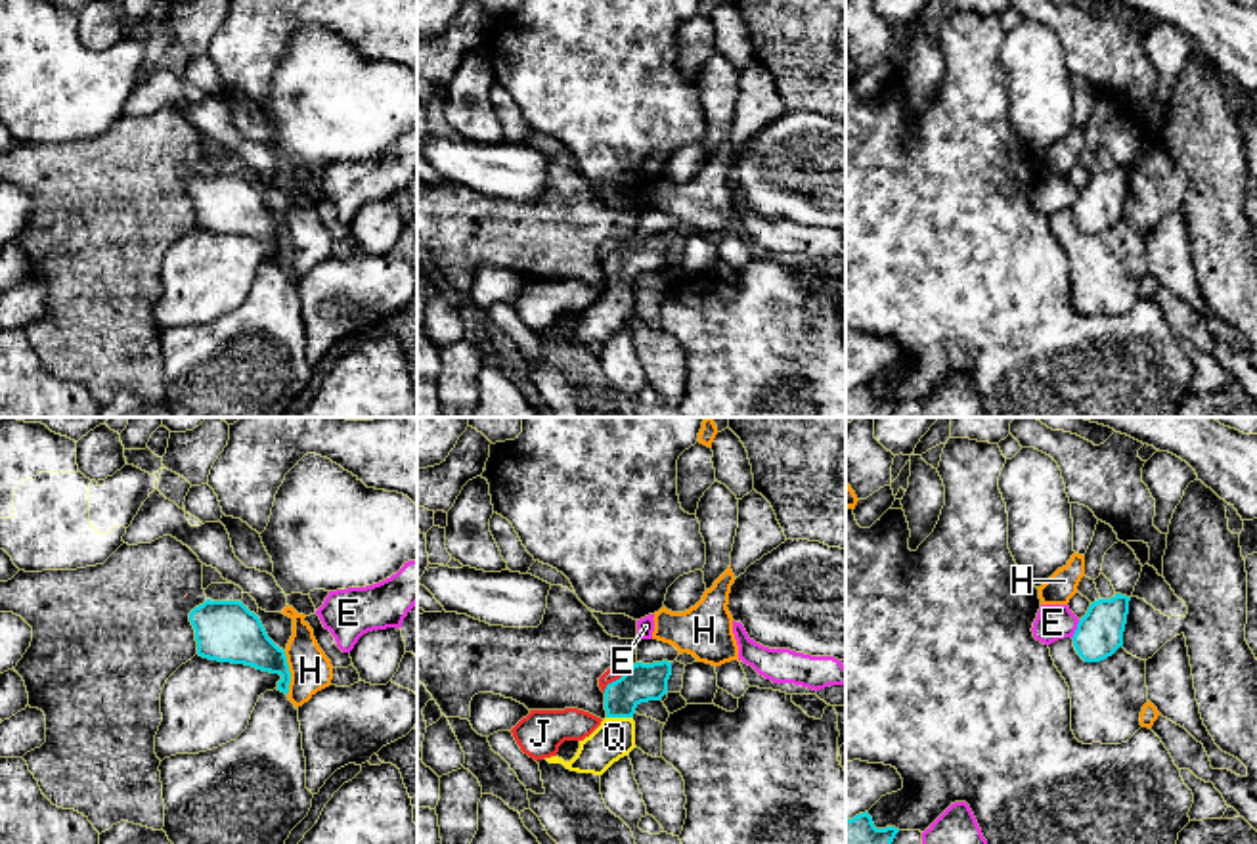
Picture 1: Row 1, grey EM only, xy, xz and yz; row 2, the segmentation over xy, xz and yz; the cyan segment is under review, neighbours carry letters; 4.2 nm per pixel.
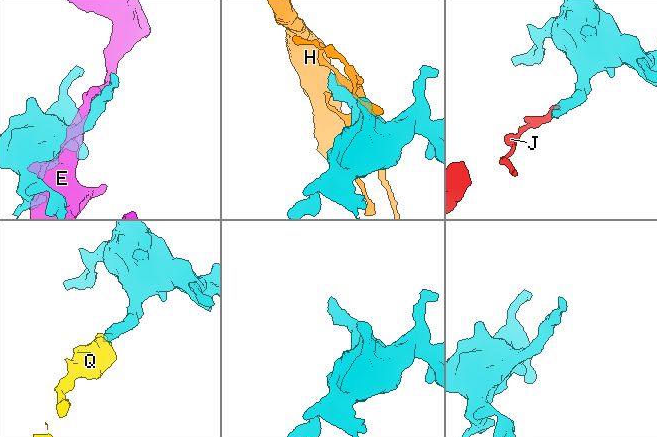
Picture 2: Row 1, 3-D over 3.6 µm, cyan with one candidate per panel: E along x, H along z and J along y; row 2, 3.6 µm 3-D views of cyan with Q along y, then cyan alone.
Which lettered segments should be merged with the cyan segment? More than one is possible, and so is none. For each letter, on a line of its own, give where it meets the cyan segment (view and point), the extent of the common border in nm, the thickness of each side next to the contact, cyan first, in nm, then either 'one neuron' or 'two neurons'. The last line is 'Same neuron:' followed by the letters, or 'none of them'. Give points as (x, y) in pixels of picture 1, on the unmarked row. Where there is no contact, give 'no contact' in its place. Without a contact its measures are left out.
E: meets cyan in yz at (1076, 201); contact 90 nm long; 200 nm thick on the cyan side, 150 nm on the other; two neurons
H: meets cyan in xy at (289, 244); contact 180 nm long; 200 nm thick on the cyan side, 180 nm on the other; two neurons
J: meets cyan in xz at (613, 253); contact 130 nm long; 160 nm thick on the cyan side, 60 nm on the other; two neurons
Q: meets cyan in xz at (620, 288); contact 110 nm long; 160 nm thick on the cyan side, 170 nm on the other; one neuron
Same neuron: Q

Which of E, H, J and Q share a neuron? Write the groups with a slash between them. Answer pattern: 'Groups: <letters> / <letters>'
Groups: E / H / J / Q

